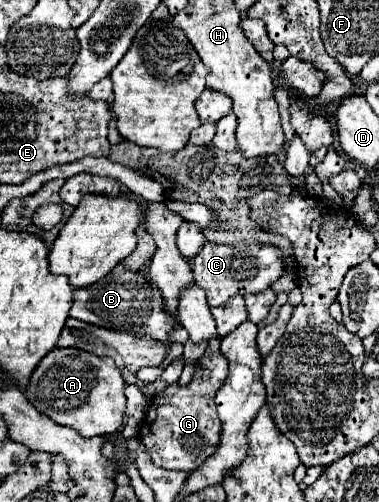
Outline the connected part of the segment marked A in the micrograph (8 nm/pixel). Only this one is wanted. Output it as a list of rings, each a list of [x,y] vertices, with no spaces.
[[[53,349],[47,353],[31,375],[25,395],[35,409],[51,417],[57,425],[67,425],[83,437],[111,435],[119,431],[125,415],[125,381],[117,365],[105,357],[99,359],[81,349]]]

